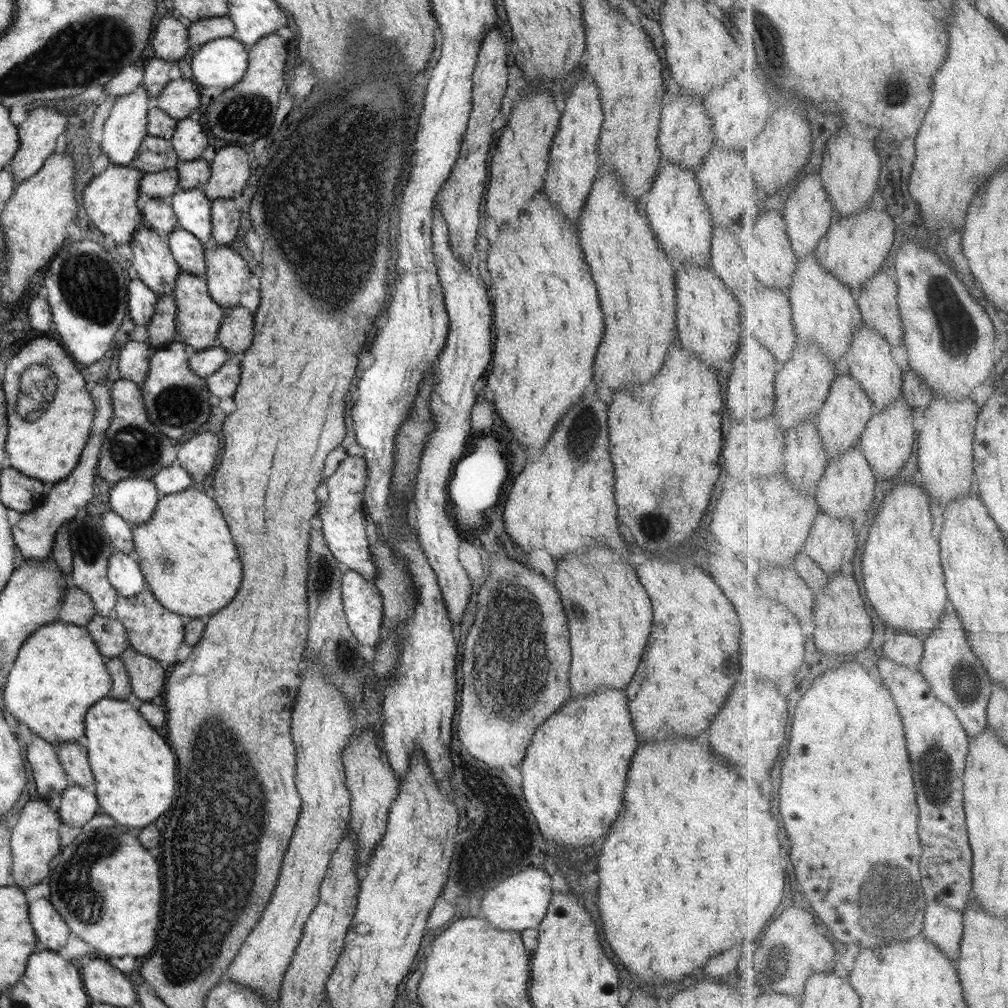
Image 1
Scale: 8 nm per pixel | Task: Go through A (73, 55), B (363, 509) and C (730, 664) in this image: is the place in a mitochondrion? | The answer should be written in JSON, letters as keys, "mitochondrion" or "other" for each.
{"A":"mitochondrion","B":"other","C":"other"}

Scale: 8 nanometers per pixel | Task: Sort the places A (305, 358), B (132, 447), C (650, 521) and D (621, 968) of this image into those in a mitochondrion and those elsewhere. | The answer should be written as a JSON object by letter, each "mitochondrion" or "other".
{"A":"other","B":"mitochondrion","C":"mitochondrion","D":"other"}

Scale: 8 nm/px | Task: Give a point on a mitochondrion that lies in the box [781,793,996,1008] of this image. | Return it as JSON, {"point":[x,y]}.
{"point":[888,911]}

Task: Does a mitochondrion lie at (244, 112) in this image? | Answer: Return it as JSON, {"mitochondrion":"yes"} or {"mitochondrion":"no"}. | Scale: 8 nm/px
{"mitochondrion":"yes"}

